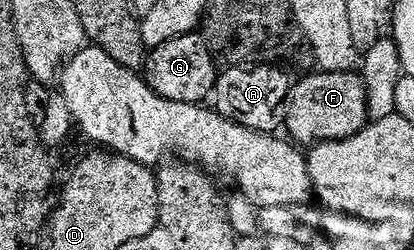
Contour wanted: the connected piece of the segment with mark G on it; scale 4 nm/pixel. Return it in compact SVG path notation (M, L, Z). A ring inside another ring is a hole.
M193 31L169 39L168 42L149 50L144 66L144 80L152 92L164 99L176 103L202 105L205 97L209 98L213 94L219 72L219 66L206 45L203 34Z

